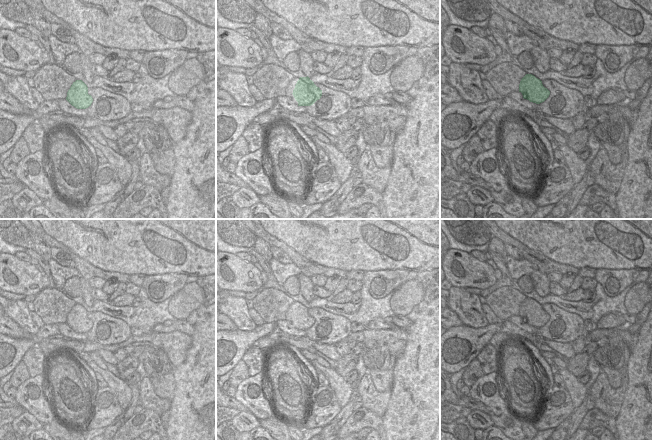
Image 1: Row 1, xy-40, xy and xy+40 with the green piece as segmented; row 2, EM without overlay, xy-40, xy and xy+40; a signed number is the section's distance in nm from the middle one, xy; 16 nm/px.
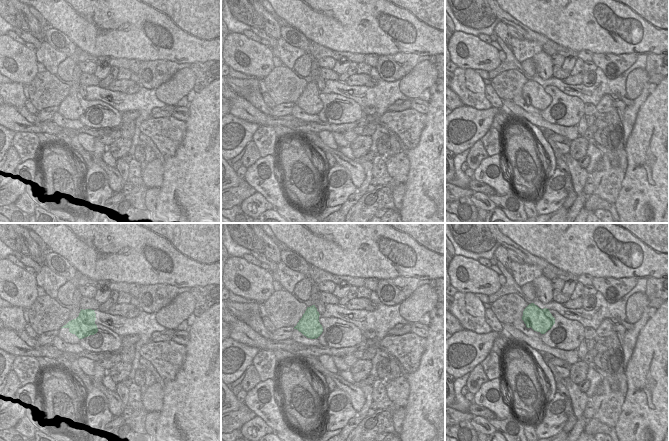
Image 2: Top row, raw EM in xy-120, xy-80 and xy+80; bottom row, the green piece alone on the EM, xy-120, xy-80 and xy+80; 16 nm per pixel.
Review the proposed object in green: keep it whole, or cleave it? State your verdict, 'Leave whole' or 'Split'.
Leave whole.

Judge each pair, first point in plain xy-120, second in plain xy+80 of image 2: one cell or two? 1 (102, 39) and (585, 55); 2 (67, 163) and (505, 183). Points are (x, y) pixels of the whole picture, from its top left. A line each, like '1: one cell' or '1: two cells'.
1: two cells
2: two cells

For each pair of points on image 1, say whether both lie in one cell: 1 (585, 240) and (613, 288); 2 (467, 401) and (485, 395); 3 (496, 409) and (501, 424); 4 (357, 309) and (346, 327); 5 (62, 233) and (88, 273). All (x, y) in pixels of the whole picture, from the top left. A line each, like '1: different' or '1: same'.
1: different
2: different
3: different
4: different
5: different

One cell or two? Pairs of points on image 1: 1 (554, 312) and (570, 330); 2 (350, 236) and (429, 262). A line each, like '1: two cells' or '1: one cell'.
1: one cell
2: one cell

